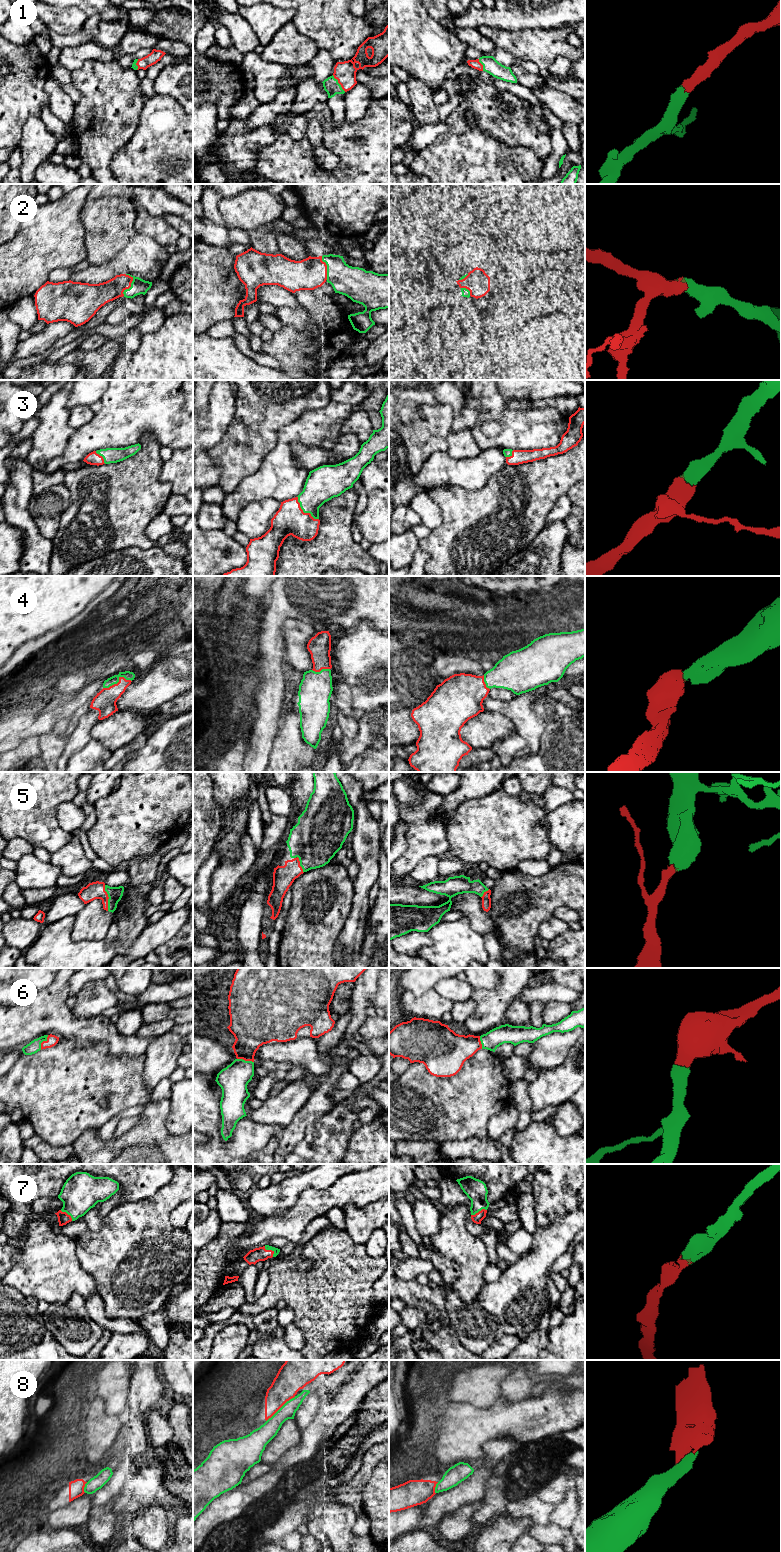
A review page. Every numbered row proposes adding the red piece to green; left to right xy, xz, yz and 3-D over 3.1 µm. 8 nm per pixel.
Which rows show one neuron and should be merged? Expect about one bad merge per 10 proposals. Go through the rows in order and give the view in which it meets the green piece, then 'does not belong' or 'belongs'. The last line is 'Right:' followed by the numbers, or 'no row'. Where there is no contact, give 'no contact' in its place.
1: meets green in xz; belongs
2: meets green in xy; belongs
3: meets green in xz; belongs
4: meets green in xy; belongs
5: meets green in xy; belongs
6: meets green in xy; belongs
7: meets green in xz; belongs
8: meets green in xz; does not belong
Right: 1, 2, 3, 4, 5, 6, 7

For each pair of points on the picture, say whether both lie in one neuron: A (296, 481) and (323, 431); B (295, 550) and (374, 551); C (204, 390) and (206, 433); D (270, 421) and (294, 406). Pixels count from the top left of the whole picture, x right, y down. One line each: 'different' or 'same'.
A: same
B: different
C: different
D: same

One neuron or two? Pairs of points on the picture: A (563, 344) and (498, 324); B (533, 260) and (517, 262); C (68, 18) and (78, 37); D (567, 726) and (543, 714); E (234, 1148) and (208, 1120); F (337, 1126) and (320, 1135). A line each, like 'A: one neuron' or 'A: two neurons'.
A: two neurons
B: two neurons
C: two neurons
D: two neurons
E: one neuron
F: one neuron

